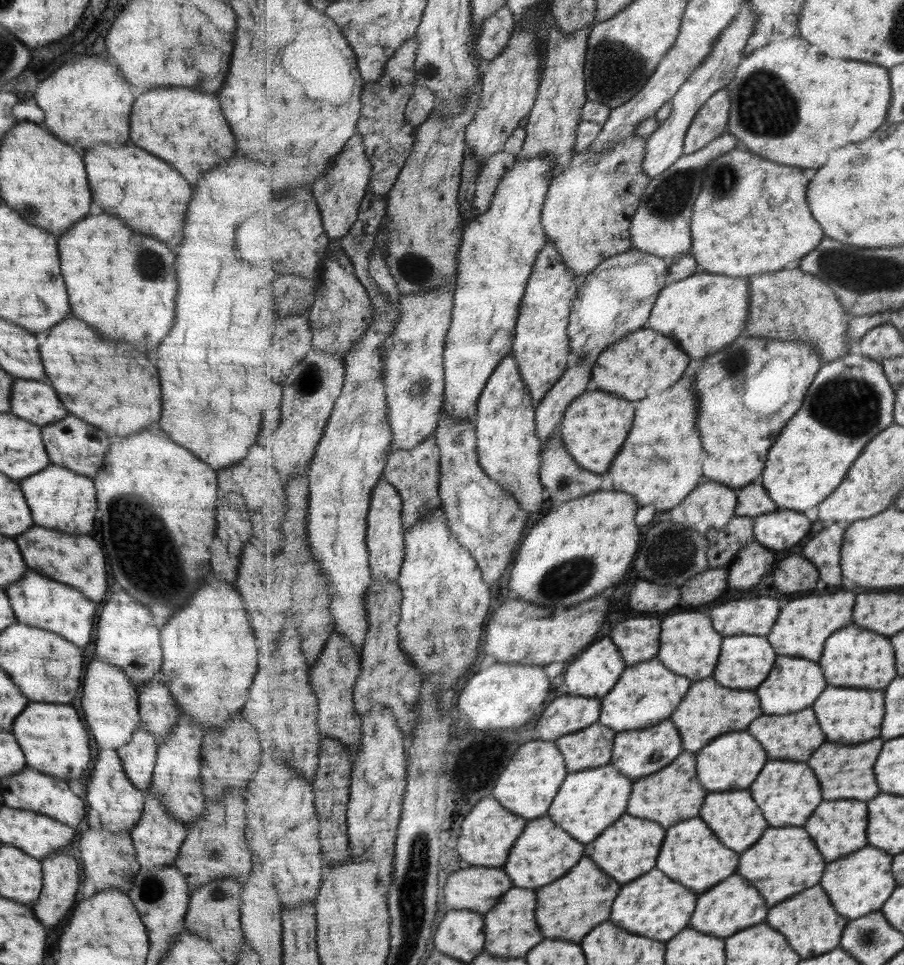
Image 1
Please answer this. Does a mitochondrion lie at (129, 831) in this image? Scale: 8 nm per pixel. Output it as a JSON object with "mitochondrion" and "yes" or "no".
{"mitochondrion":"no"}

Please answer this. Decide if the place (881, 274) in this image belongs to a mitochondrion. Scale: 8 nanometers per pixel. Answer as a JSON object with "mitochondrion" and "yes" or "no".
{"mitochondrion":"yes"}

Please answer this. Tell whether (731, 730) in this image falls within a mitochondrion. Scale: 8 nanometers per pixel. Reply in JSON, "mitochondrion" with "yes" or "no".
{"mitochondrion":"no"}

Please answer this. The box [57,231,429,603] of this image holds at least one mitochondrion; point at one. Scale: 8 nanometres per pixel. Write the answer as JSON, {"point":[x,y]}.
{"point":[152,266]}

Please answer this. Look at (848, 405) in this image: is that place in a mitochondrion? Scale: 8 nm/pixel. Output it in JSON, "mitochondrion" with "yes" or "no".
{"mitochondrion":"yes"}

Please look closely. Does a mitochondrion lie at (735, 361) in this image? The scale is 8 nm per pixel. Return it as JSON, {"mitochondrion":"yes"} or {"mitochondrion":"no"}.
{"mitochondrion":"yes"}

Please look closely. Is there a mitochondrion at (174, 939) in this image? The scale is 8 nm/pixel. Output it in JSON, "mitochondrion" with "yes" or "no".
{"mitochondrion":"no"}

